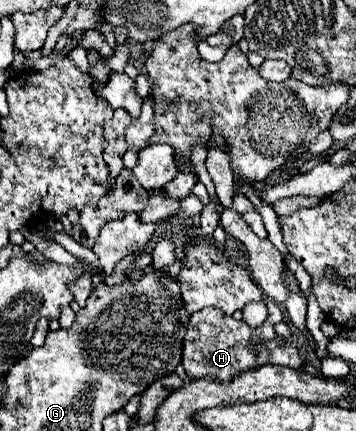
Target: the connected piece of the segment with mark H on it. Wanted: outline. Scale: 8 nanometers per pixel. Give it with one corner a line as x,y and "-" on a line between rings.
278,306
270,308
268,320
260,328
250,328
244,320
234,320
224,312
218,312
218,308
204,308
194,312
188,322
182,352
182,364
186,368
186,374
192,380
210,378
218,380
220,384
228,384
234,376
248,372
250,368
260,368
262,364
278,364
300,370
302,356
298,348
292,342
284,342
274,330
280,320
282,316

